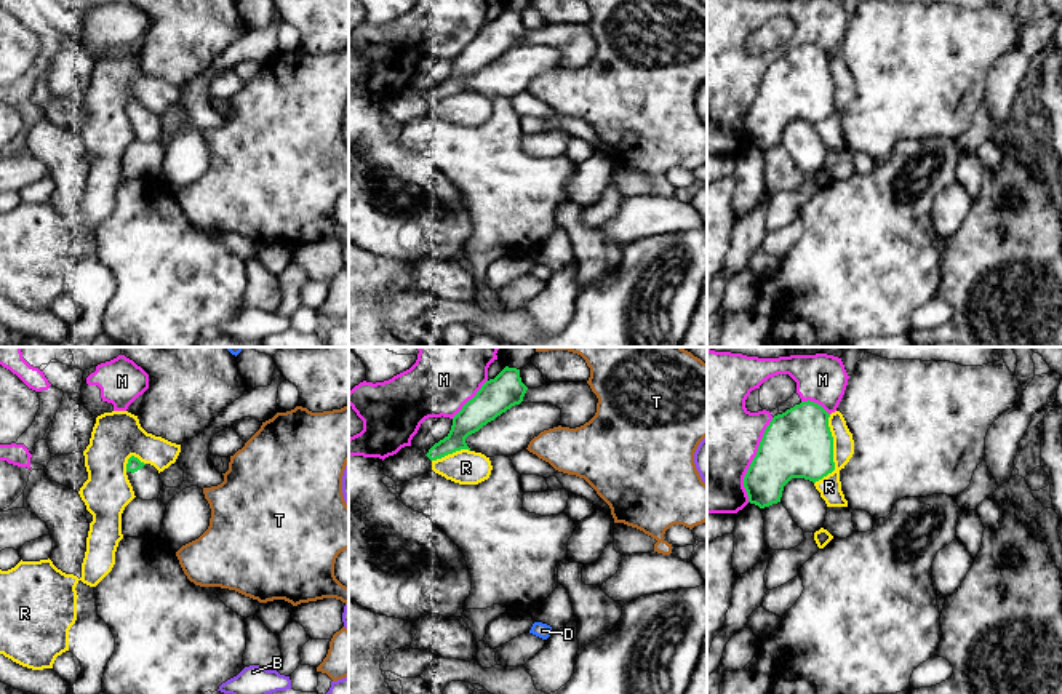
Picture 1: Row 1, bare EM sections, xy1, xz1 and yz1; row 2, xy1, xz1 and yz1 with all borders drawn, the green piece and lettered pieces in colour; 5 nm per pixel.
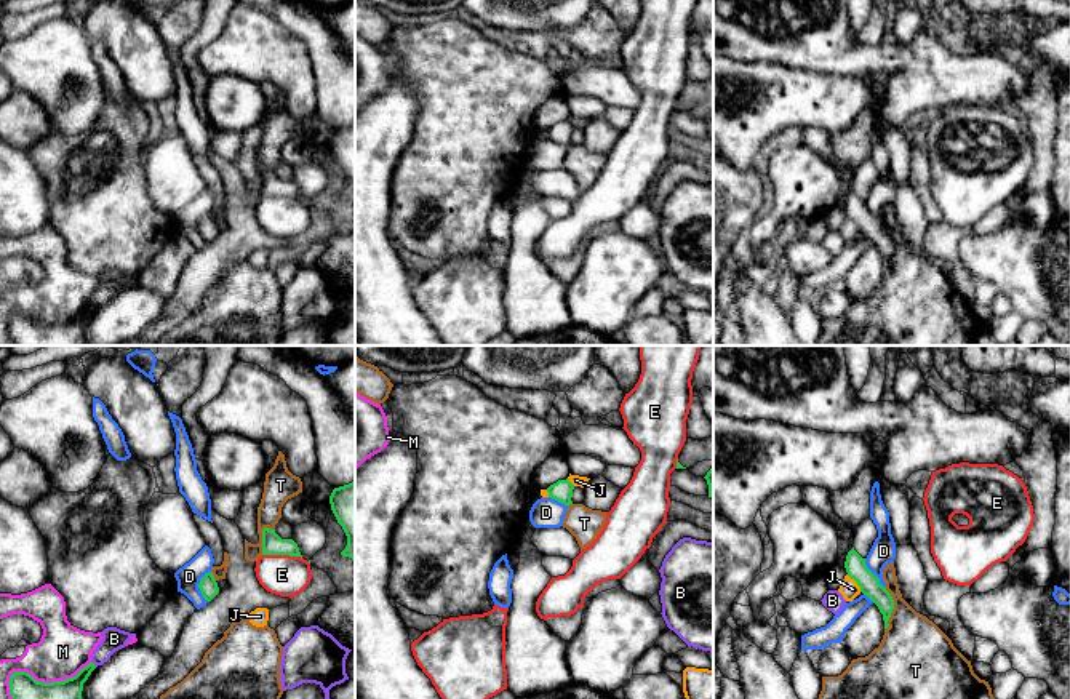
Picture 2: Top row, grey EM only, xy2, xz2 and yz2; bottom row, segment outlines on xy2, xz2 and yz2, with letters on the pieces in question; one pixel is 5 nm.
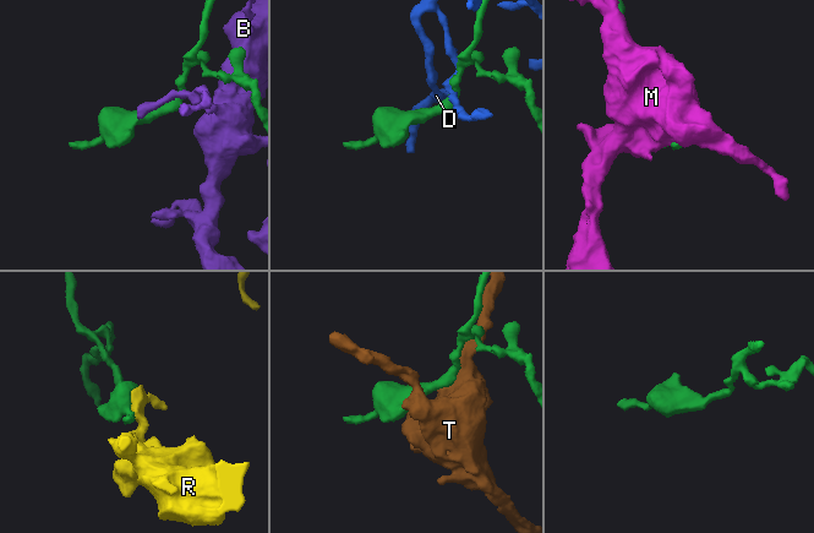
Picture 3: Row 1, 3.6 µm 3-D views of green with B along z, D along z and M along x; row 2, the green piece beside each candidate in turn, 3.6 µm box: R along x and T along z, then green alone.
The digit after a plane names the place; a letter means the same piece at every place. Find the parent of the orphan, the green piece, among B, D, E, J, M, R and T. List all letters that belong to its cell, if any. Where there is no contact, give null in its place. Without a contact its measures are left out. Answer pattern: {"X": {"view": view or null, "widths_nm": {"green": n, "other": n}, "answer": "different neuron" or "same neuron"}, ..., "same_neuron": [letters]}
{"B": {"view": "xy2", "widths_nm": {"green": 110, "other": 120}, "answer": "different neuron"}, "D": {"view": "xy2", "widths_nm": {"green": 90, "other": 120}, "answer": "different neuron"}, "E": {"view": "xy2", "widths_nm": {"green": 110, "other": 200}, "answer": "different neuron"}, "J": {"view": "yz2", "widths_nm": {"green": 110, "other": 90}, "answer": "different neuron"}, "M": {"view": "xy2", "widths_nm": {"green": 140, "other": 260}, "answer": "different neuron"}, "R": {"view": "yz1", "widths_nm": {"green": 340, "other": 110}, "answer": "different neuron"}, "T": {"view": "yz2", "widths_nm": {"green": 100, "other": 360}, "answer": "different neuron"}, "same_neuron": []}

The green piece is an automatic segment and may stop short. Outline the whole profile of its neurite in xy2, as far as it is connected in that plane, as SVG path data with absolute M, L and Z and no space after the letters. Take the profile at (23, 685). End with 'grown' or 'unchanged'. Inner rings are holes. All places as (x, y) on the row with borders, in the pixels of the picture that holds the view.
M90 662L75 677L53 683L37 681L27 672L13 672L8 681L10 694L13 699L82 699L83 683L94 669Z; unchanged

